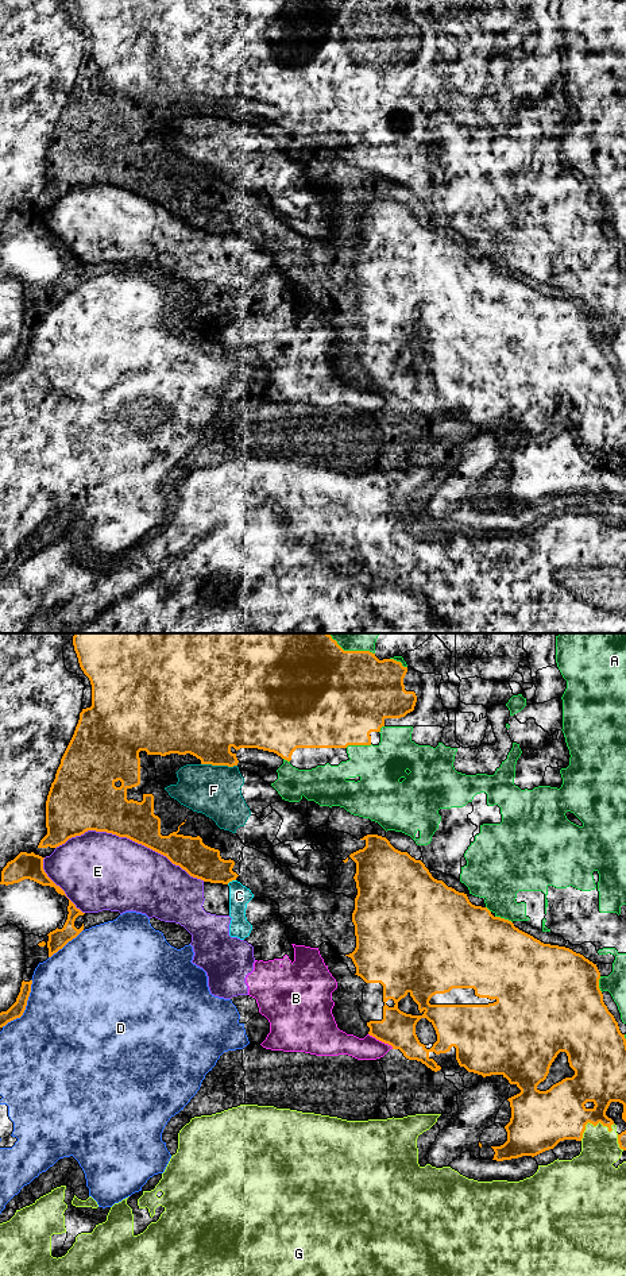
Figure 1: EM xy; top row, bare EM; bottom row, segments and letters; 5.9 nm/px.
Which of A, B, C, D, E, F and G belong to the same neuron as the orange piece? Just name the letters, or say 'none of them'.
none of them

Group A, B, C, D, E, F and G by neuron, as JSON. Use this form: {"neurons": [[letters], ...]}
{"neurons": [["A"], ["B", "C", "E"], ["D"], ["F"], ["G"]]}

